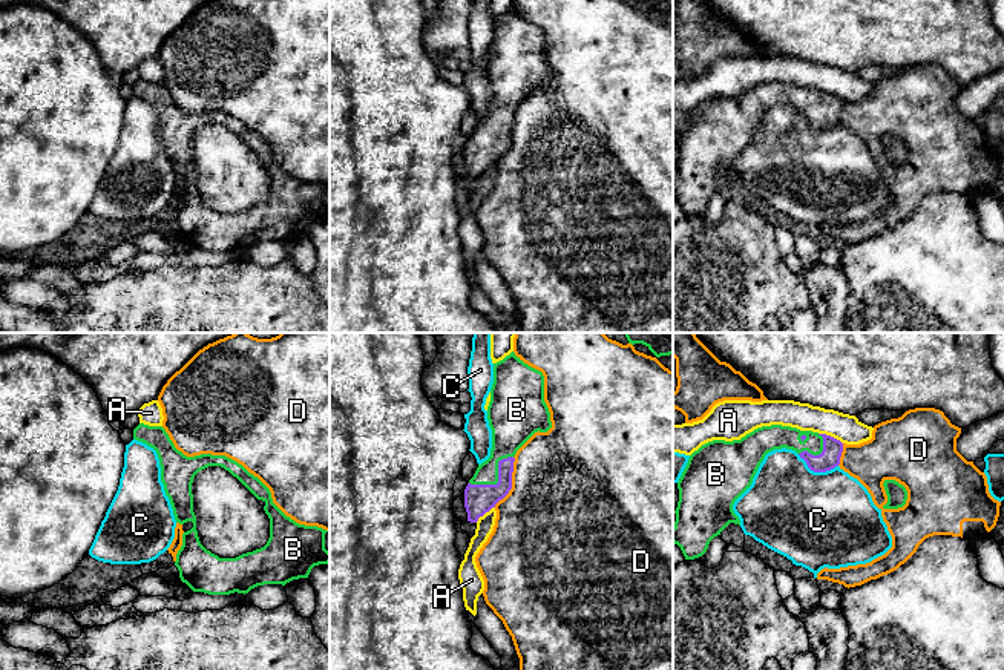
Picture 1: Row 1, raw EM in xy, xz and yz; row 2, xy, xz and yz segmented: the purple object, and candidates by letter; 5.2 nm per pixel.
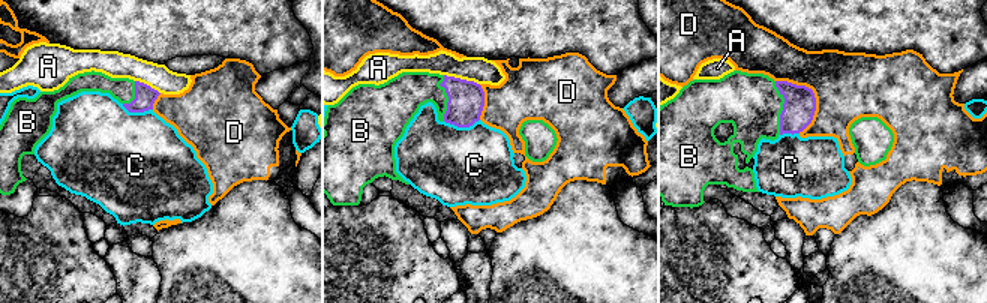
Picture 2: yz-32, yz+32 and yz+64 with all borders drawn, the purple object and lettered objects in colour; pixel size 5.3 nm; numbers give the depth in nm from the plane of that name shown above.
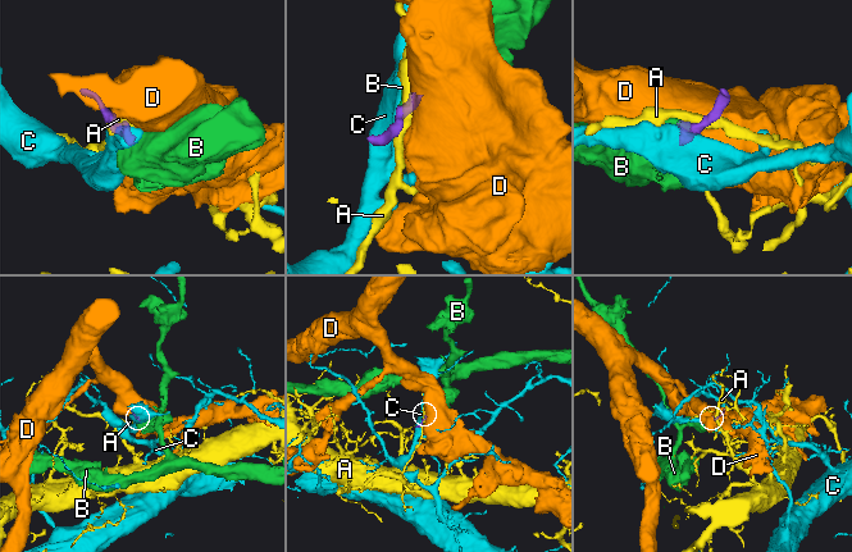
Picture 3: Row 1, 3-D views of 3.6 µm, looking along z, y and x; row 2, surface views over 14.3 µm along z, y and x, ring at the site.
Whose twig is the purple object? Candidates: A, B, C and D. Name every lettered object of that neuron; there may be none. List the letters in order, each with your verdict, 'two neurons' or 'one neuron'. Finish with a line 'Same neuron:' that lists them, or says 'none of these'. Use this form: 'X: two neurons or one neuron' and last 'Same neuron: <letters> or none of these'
A: two neurons
B: one neuron
C: two neurons
D: two neurons
Same neuron: B

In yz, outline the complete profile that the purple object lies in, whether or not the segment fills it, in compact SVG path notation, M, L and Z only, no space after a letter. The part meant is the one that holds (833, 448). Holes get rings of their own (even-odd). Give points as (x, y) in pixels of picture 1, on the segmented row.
M771 425L754 429L740 440L713 440L694 451L678 481L679 501L674 511L673 543L685 560L702 557L710 541L730 524L740 520L733 511L734 501L751 486L765 455L774 449L792 449L814 472L826 472L840 465L843 443L831 435L800 431L791 426Z

